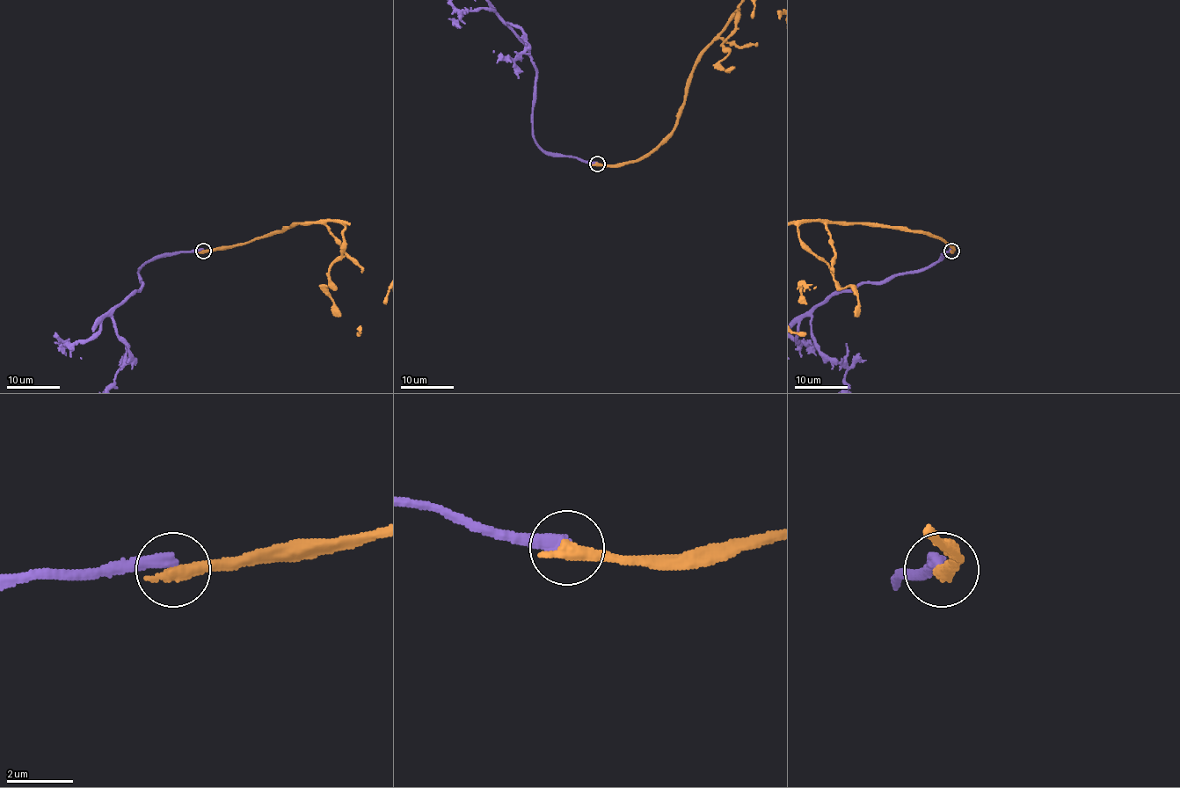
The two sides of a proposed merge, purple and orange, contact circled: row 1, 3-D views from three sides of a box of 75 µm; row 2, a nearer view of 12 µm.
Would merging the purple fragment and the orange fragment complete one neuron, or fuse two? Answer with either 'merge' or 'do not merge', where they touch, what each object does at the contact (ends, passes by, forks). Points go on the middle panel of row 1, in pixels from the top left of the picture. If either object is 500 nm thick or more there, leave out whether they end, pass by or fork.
do not merge; place (597, 164); purple ends; orange ends

